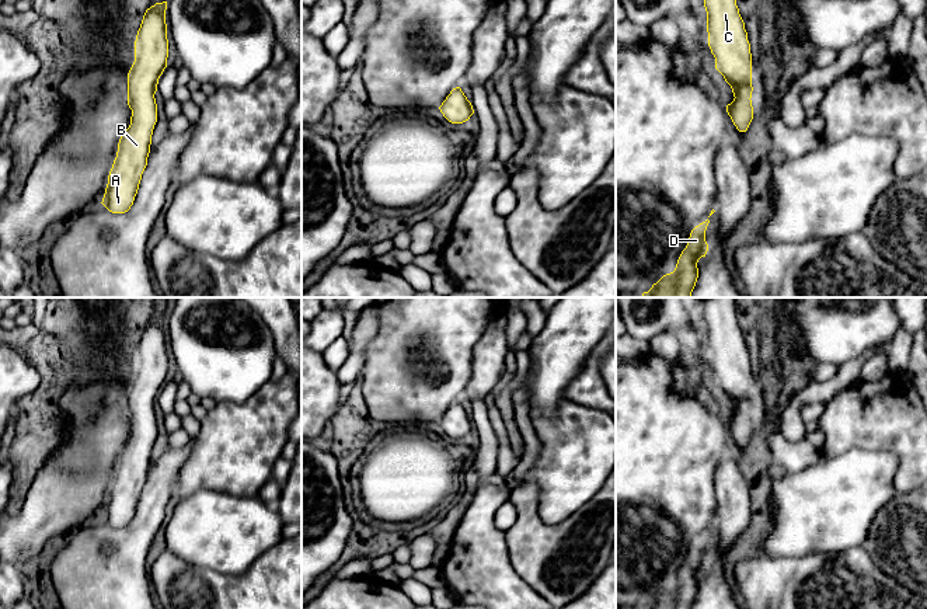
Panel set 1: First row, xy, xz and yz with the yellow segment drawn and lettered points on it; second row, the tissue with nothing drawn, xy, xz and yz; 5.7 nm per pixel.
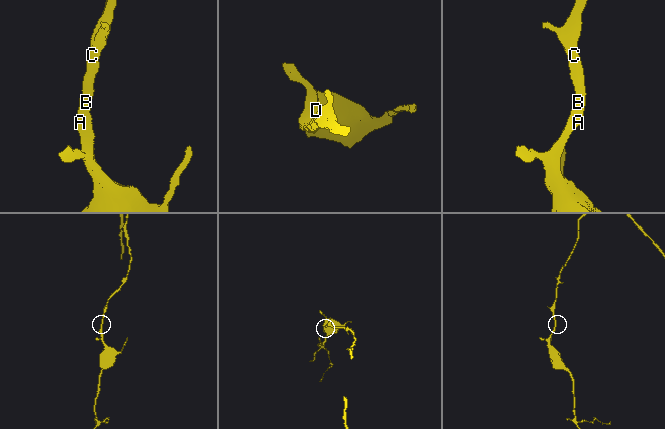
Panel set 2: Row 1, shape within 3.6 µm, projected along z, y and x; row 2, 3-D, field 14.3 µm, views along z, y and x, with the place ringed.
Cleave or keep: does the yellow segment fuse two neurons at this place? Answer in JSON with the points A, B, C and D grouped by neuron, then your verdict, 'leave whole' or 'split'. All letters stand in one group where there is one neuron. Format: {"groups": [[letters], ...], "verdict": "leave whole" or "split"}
{"groups": [["A", "B", "C", "D"]], "verdict": "leave whole"}

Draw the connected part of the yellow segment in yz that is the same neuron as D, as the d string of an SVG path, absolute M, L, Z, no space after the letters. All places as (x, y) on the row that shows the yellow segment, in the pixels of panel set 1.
M710 220L696 226L682 251L673 272L663 275L642 297L690 297L698 278L697 262L705 257L705 230Z

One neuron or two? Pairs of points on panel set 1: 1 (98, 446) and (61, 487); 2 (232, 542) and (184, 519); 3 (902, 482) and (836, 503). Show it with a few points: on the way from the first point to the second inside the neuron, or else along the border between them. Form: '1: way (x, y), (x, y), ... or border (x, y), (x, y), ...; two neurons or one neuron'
1: way (89, 456), (70, 477); one neuron
2: way (220, 532), (195, 529); one neuron
3: border (885, 452), (898, 459), (898, 491); two neurons

